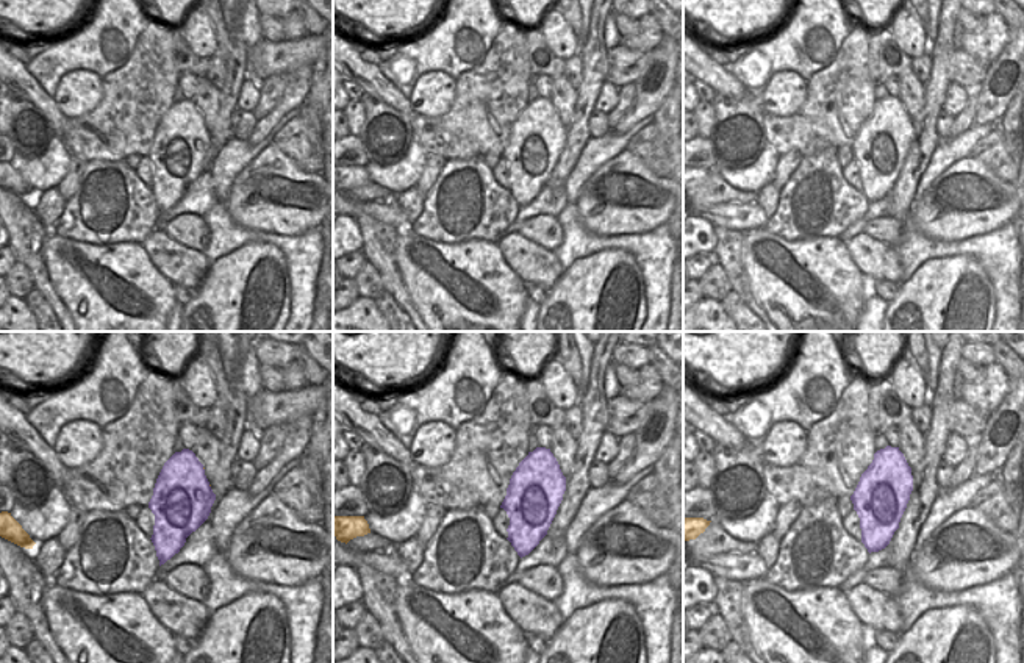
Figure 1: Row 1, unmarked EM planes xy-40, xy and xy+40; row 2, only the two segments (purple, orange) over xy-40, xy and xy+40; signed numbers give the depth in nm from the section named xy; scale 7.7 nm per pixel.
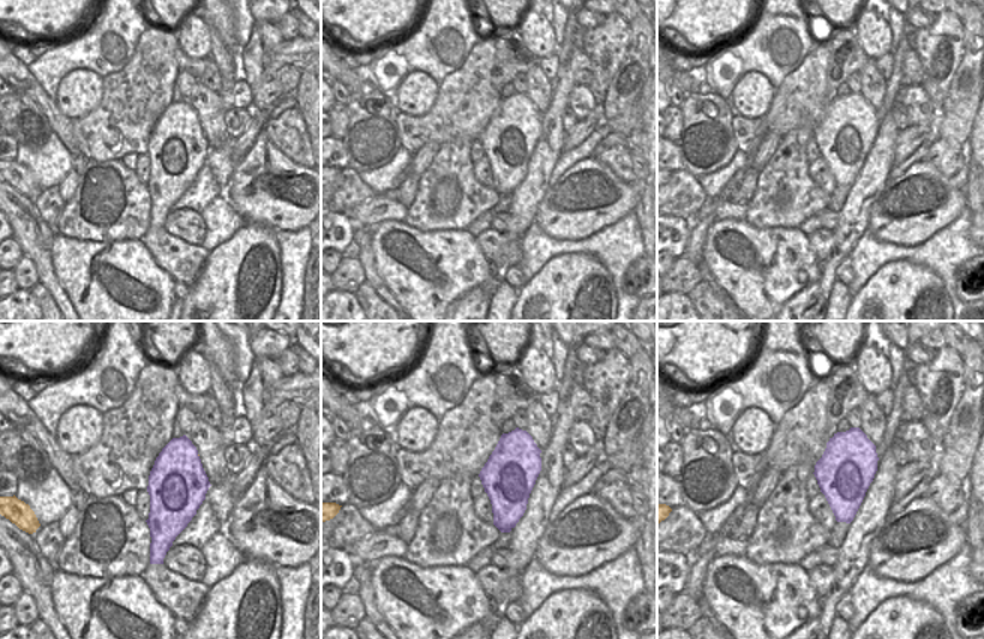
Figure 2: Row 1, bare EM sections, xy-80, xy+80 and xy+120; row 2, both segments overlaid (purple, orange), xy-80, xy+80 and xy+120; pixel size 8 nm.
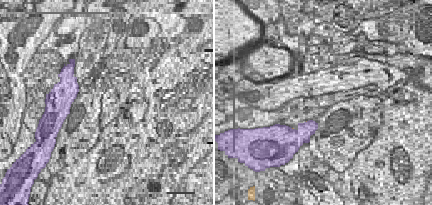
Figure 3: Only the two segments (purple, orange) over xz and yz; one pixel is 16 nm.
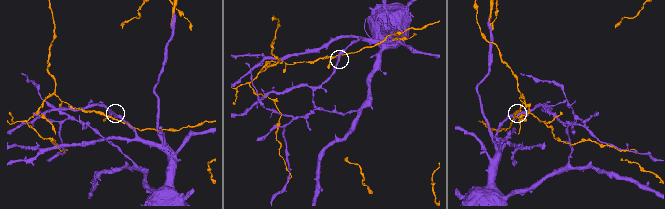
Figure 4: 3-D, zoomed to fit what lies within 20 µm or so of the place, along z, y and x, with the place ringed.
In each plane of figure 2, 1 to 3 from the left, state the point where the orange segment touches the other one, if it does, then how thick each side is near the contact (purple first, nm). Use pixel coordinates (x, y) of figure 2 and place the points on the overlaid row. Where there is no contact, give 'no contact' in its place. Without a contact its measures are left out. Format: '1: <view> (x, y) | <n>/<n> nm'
1: no contact
2: no contact
3: no contact

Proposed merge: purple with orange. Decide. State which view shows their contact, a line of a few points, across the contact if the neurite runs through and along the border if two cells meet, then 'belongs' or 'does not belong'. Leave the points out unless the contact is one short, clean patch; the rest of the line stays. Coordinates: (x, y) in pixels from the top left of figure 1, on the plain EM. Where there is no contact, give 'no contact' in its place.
no contact; belongs

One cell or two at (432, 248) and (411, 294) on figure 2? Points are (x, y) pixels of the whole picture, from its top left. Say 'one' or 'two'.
one

